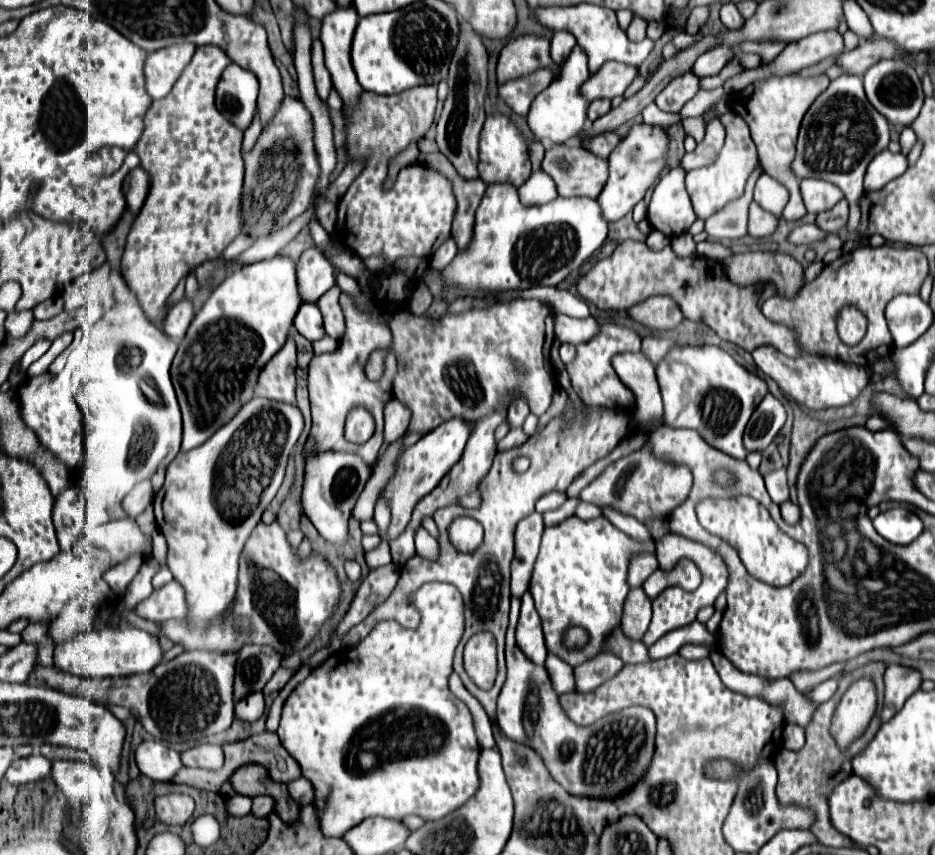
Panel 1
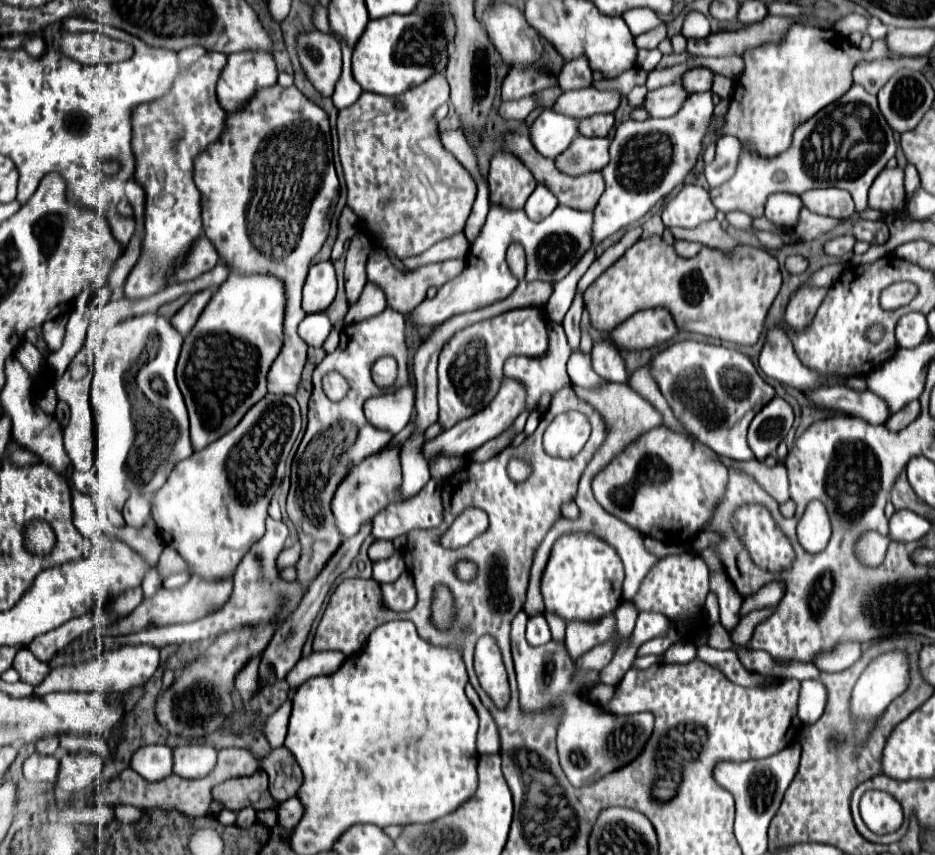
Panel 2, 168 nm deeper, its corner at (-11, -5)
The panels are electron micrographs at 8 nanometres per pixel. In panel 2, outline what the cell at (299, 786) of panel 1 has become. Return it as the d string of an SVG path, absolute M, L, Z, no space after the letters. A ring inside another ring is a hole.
M290 797L288 801L280 803L278 809L278 825L284 825L286 829L294 829L298 825L298 821L304 815L304 805L300 801L300 797Z

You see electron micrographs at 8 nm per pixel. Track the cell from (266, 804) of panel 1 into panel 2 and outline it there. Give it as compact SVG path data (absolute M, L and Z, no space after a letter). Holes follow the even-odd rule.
M246 807L246 809L238 811L238 821L236 821L238 827L250 827L254 823L256 823L256 809L254 807Z

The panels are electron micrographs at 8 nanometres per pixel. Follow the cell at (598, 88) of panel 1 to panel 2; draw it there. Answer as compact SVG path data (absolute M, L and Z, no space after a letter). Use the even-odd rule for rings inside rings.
M584 87L562 93L554 109L560 113L568 113L570 117L584 119L596 113L614 113L620 107L622 99L624 95L618 89L598 91L594 87Z

